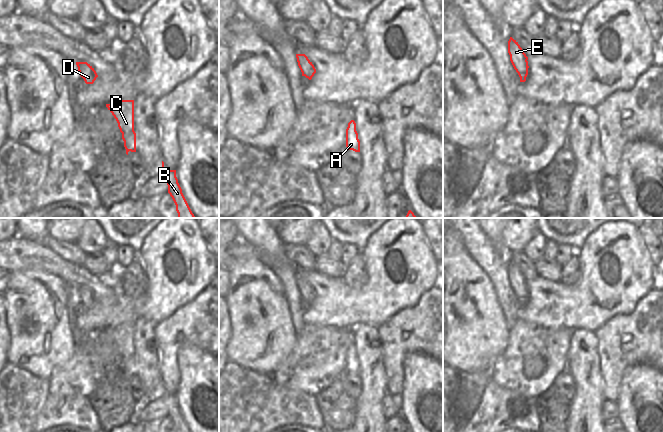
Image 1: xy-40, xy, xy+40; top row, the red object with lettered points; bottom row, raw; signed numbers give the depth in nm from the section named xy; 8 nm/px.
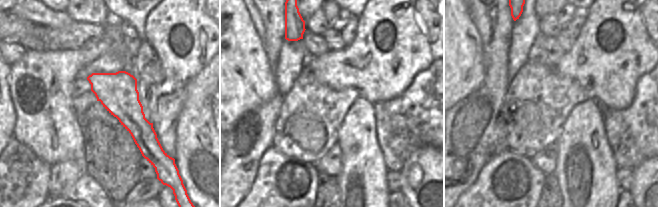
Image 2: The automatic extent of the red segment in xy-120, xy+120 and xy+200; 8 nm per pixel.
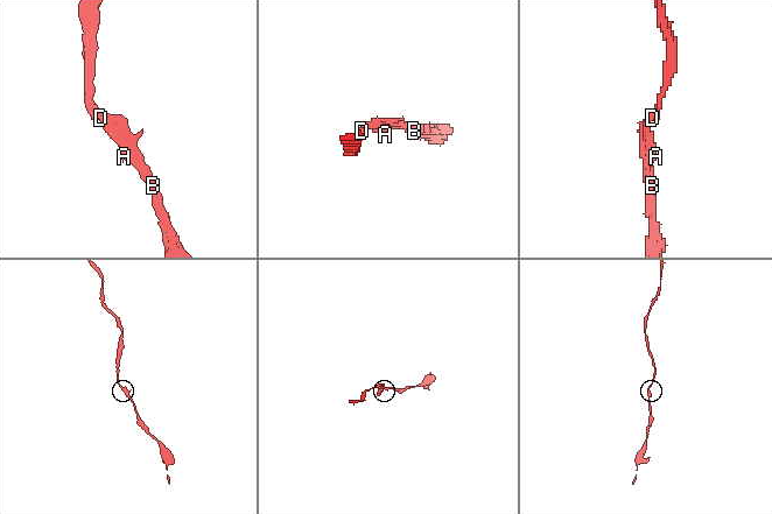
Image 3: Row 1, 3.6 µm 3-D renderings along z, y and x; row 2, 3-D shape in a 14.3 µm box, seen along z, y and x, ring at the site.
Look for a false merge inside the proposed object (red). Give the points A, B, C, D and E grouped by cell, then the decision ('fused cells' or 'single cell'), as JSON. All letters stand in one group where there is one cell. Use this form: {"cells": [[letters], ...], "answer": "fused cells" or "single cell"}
{"cells": [["A", "B", "C", "D", "E"]], "answer": "single cell"}

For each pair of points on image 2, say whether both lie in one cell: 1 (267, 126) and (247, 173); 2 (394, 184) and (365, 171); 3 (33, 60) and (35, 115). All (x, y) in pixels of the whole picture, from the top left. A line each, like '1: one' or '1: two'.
1: one
2: two
3: one

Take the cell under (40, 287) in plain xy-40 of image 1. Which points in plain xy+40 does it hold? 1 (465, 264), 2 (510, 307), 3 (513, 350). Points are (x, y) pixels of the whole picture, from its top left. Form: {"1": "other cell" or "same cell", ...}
{"1": "same cell", "2": "other cell", "3": "other cell"}

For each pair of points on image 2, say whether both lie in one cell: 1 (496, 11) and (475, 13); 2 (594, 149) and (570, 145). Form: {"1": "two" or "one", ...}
{"1": "two", "2": "one"}

